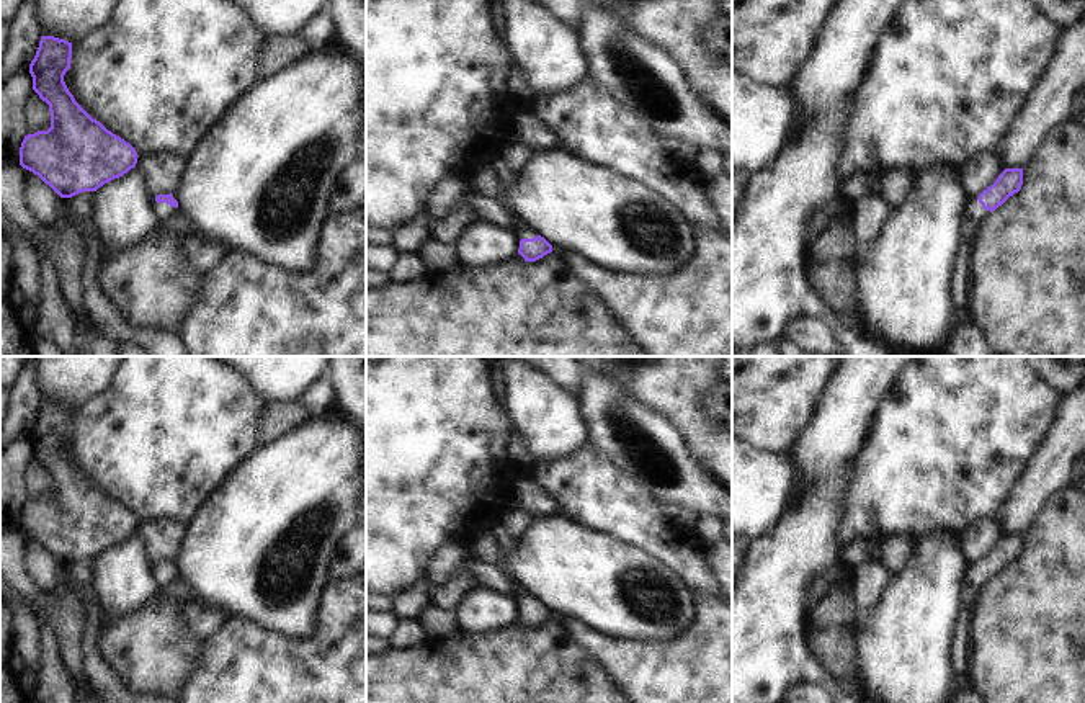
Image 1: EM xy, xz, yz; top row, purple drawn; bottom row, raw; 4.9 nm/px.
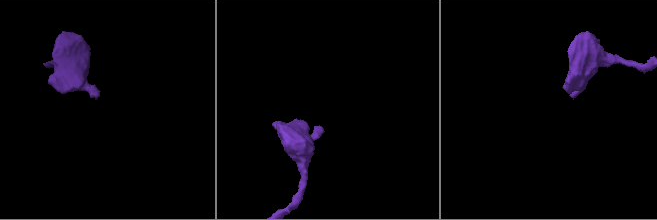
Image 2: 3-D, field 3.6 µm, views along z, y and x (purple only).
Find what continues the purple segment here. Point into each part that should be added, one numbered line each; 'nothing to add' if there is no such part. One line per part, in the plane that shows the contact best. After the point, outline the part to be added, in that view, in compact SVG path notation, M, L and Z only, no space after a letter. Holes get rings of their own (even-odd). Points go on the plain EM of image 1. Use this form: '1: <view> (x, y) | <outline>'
1: xz (522, 597) | M498 567L498 569L503 572L503 575L508 579L508 582L515 589L516 615L520 615L521 605L533 605L539 602L518 584L515 574L510 569L505 569L505 567Z

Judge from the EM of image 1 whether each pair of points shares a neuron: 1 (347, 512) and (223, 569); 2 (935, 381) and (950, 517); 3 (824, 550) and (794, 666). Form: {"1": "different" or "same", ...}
{"1": "same", "2": "same", "3": "same"}

